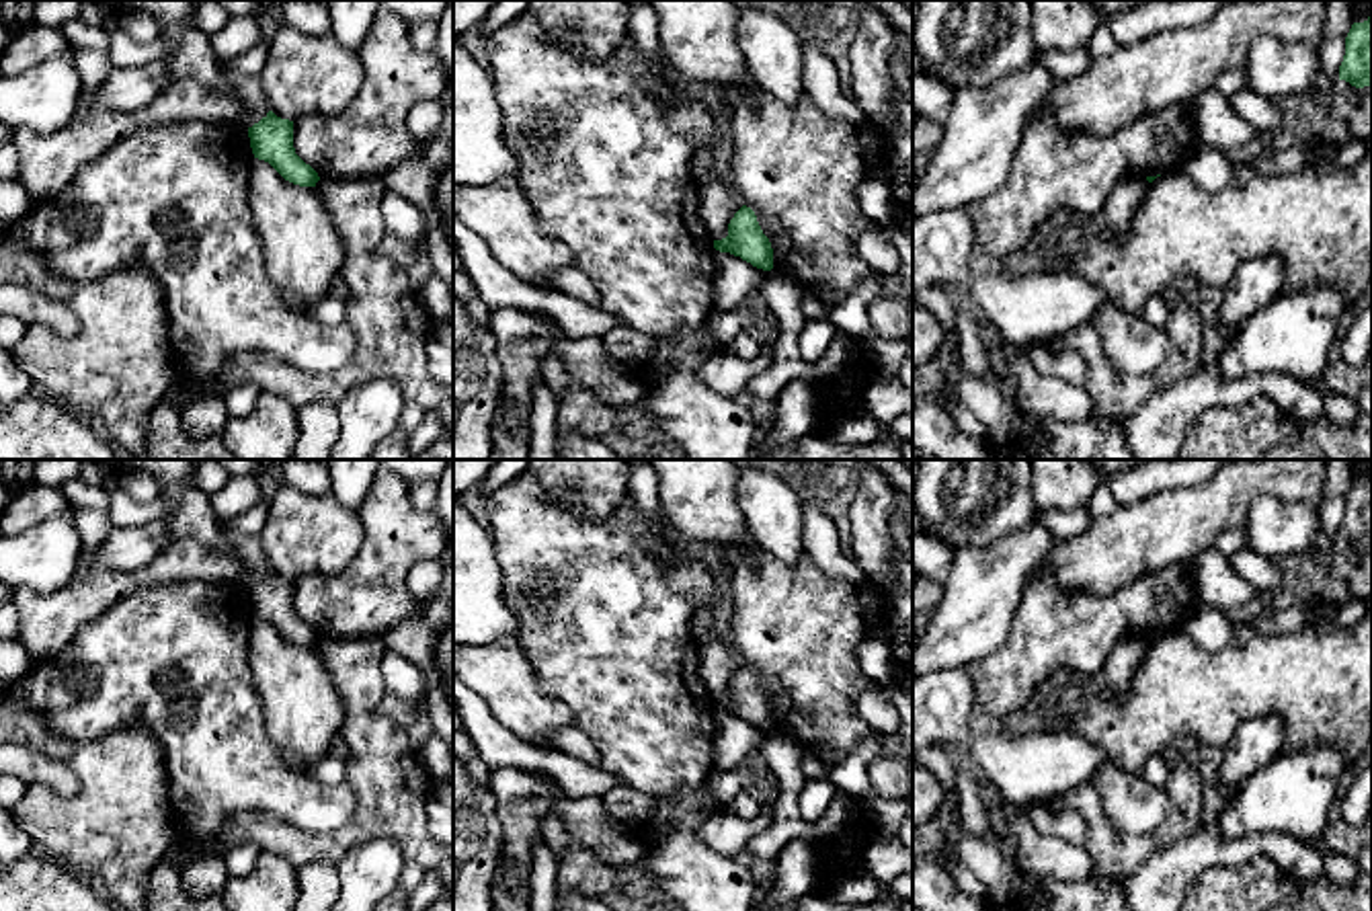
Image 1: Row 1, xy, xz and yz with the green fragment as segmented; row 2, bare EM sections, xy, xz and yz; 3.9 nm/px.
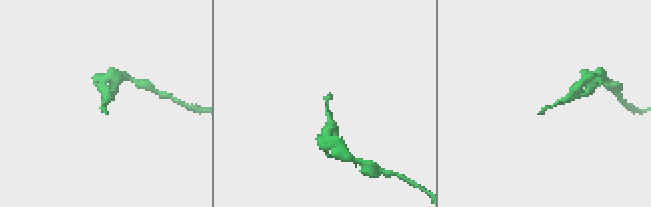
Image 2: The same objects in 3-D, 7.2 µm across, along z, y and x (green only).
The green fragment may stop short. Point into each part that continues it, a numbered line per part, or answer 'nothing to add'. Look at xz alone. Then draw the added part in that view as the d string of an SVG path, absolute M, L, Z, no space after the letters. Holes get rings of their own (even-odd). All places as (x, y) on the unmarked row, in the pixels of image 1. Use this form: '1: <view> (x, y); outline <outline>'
nothing to add

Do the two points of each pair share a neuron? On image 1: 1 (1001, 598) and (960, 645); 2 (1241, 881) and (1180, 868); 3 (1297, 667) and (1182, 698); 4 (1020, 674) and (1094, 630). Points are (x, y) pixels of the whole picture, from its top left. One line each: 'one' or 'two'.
1: one
2: two
3: one
4: one

